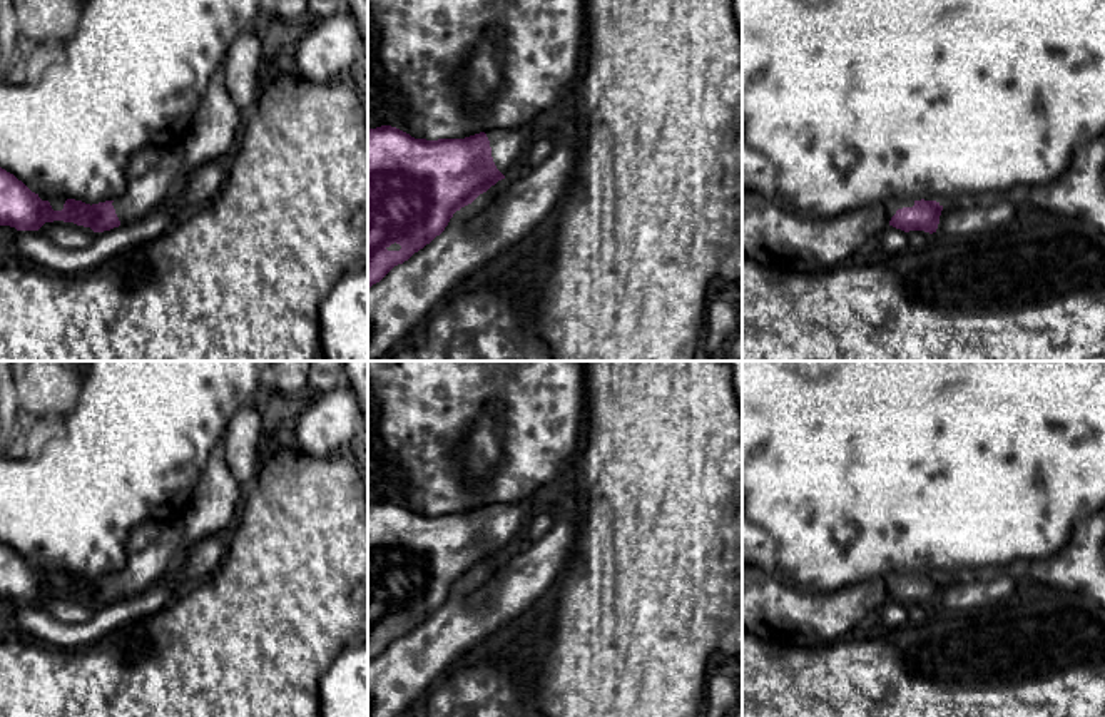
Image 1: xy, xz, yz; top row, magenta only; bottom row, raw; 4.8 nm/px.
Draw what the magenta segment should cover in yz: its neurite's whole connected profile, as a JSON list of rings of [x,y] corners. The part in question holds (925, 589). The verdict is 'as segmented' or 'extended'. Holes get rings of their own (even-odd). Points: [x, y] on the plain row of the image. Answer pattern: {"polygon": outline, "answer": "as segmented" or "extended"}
{"polygon": [[[891,573],[884,578],[889,600],[909,605],[936,607],[943,580],[936,575]]], "answer": "extended"}

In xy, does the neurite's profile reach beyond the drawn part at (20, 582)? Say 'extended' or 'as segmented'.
extended

